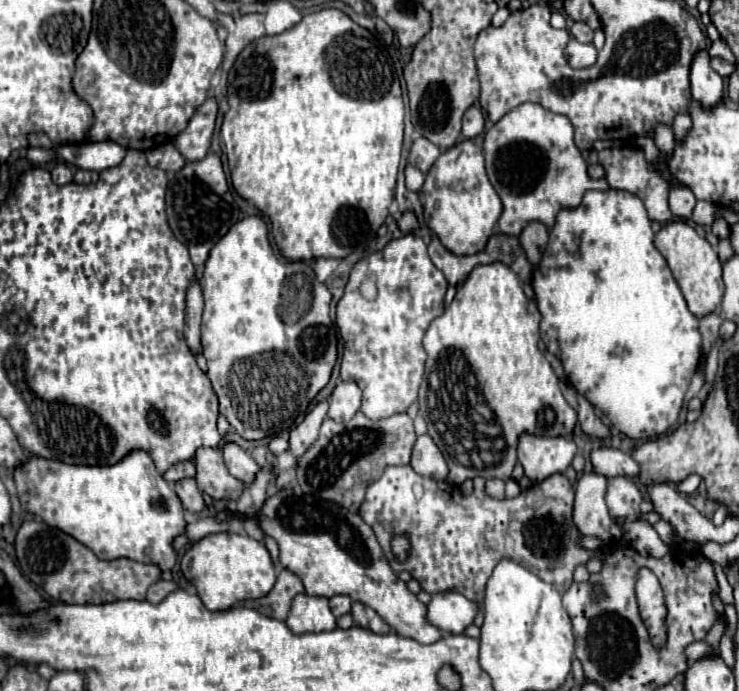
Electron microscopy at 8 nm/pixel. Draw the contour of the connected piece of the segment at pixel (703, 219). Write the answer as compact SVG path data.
M701 200L701 202L695 204L691 220L697 222L697 224L701 224L701 226L709 226L715 220L715 210L719 210L719 208L715 208L711 202L703 202Z

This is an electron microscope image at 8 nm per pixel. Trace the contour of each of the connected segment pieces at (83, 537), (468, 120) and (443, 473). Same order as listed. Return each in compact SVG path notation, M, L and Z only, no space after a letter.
M131 450L113 466L75 466L61 460L47 460L41 456L31 456L15 468L15 486L21 496L21 508L37 514L47 526L59 528L65 534L77 538L81 544L89 546L97 558L133 558L137 562L157 564L161 570L171 570L177 562L177 554L171 546L173 538L185 530L183 506L169 482L155 470L153 460L145 450Z
M471 106L463 116L461 134L463 134L463 138L475 138L475 136L479 136L483 132L483 126L485 126L485 118L483 118L481 110Z
M423 434L417 438L417 444L413 448L411 456L411 468L427 478L433 480L445 480L449 474L449 466L437 448L437 444L429 438L429 434Z

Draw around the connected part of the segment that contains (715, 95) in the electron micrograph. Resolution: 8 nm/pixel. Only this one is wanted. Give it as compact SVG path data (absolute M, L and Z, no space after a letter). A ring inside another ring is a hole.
M699 52L691 66L691 94L705 110L715 108L723 100L723 78L711 68L709 54Z

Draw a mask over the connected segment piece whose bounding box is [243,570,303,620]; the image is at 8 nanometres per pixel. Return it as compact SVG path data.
M283 570L277 576L277 582L269 594L257 600L243 602L243 606L253 606L255 610L261 610L261 614L269 614L269 618L285 620L291 608L291 600L301 592L303 592L303 582L297 578L297 574Z

